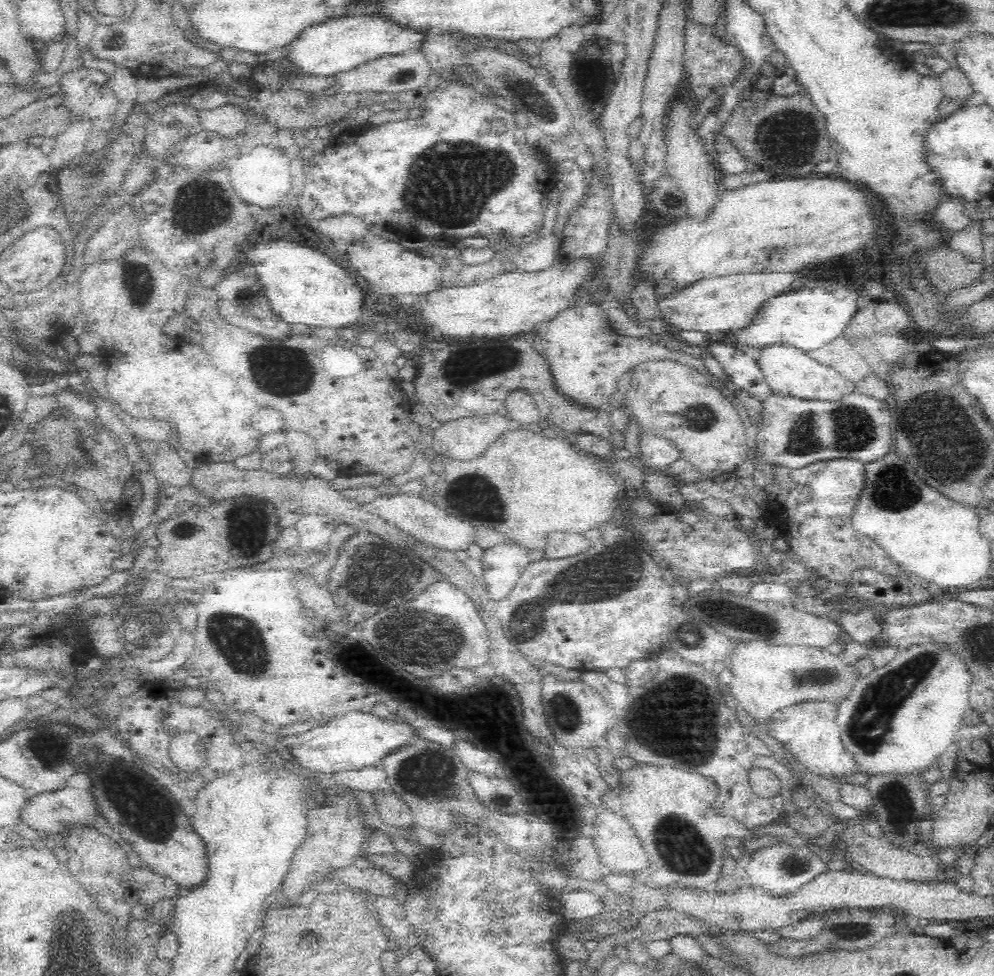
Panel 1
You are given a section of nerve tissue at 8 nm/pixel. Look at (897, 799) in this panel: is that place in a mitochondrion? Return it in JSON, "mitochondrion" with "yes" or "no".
{"mitochondrion":"yes"}

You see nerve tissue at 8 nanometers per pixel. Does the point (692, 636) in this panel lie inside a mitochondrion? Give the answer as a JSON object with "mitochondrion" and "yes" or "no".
{"mitochondrion":"yes"}

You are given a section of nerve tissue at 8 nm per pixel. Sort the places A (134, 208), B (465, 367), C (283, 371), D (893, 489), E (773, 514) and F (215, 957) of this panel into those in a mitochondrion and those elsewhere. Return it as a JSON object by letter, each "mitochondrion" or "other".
{"A":"other","B":"mitochondrion","C":"mitochondrion","D":"mitochondrion","E":"other","F":"other"}

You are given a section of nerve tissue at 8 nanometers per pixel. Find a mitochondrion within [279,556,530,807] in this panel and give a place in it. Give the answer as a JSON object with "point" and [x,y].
{"point":[410,638]}

